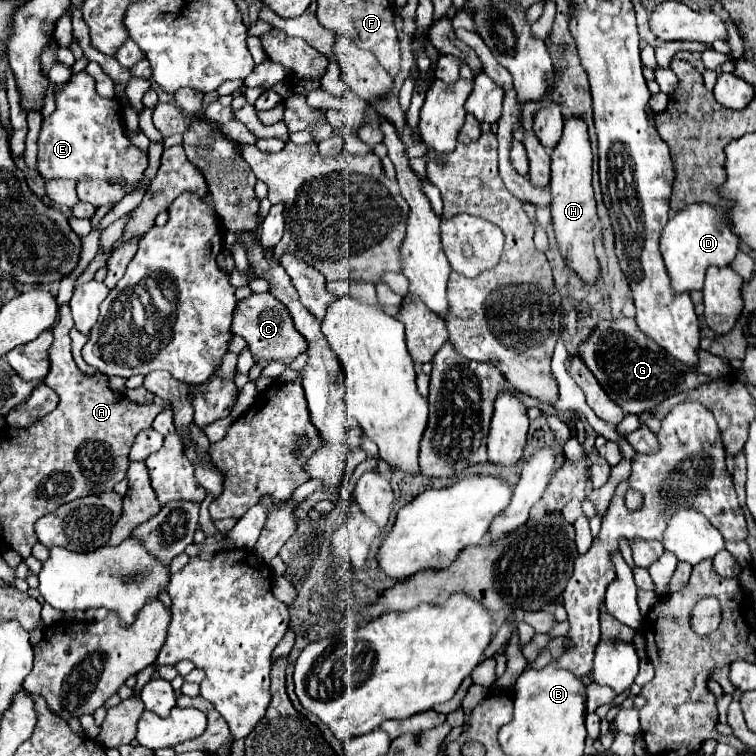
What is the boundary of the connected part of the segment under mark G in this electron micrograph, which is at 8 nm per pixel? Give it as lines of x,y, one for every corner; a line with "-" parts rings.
632,318
600,322
592,336
580,346
580,358
584,360
584,364
592,370
604,392
608,392
608,396
626,414
640,414
654,408
668,396
692,390
694,386
706,384
714,378
722,378
722,374
732,374
732,366
726,364
722,358
712,356
706,350
700,350
698,356
700,364
696,370
680,364
676,358
670,358
670,354
666,354
646,334
642,334

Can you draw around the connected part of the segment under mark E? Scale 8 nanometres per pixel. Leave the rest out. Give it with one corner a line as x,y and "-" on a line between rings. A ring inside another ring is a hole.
78,72
74,78
56,92
56,110
42,120
42,130
38,138
38,172
46,180
52,178
70,178
76,182
78,198
82,202
90,202
92,206
100,208
106,204
118,204
124,196
120,194
120,186
126,190
136,190
144,180
144,172
148,168
148,152
136,148
124,134
122,126
122,104
118,98
102,98
96,92
94,78
88,72
-
120,176
122,184
108,184
108,178

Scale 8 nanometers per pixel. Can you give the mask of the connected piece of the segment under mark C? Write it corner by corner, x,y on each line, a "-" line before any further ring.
270,292
254,294
254,296
238,302
234,320
232,320
232,334
242,336
248,342
252,354
266,362
272,362
272,360
290,362
306,350
306,338
302,338
302,334
298,334
298,330
294,330
290,312

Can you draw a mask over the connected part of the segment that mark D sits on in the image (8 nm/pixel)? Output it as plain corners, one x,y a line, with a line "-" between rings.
710,204
686,206
686,210
672,216
660,236
660,252
664,256
672,290
676,294
698,290
698,284
704,284
704,274
708,266
722,268
732,264
738,250
738,242
738,236
732,234
730,228
726,228
726,224
722,222
722,210

